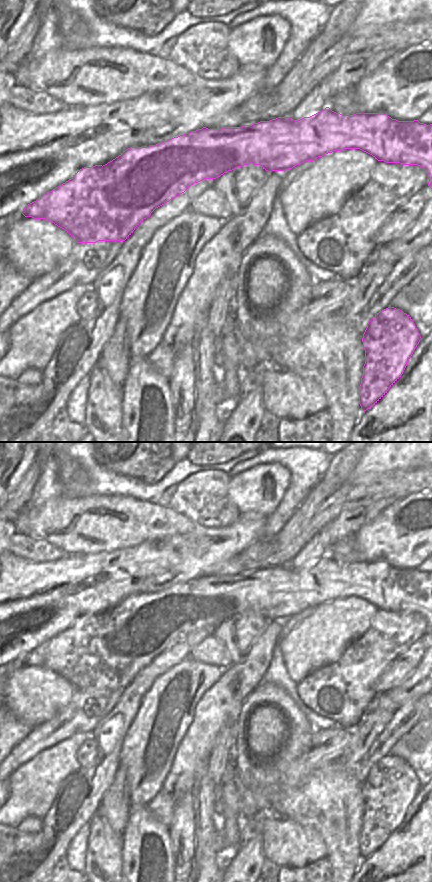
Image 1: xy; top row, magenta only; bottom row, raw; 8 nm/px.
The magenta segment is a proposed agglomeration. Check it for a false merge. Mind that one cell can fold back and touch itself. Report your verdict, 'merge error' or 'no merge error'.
merge error

